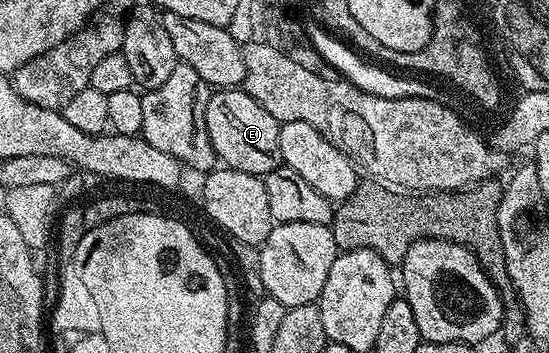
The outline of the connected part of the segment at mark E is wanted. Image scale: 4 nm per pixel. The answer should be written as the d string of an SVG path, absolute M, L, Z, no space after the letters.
M221 87L210 92L207 103L207 135L224 168L261 177L282 164L279 151L279 131L282 122L267 112L262 105L241 87Z

